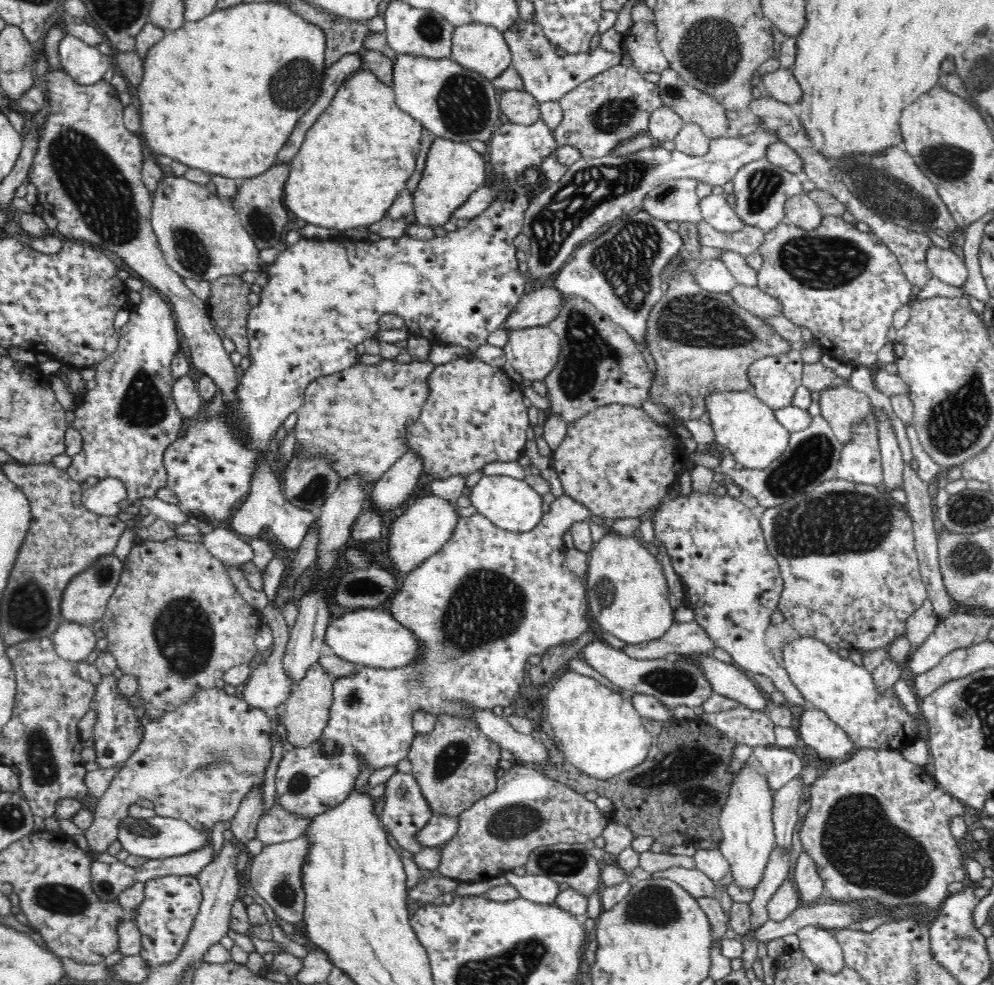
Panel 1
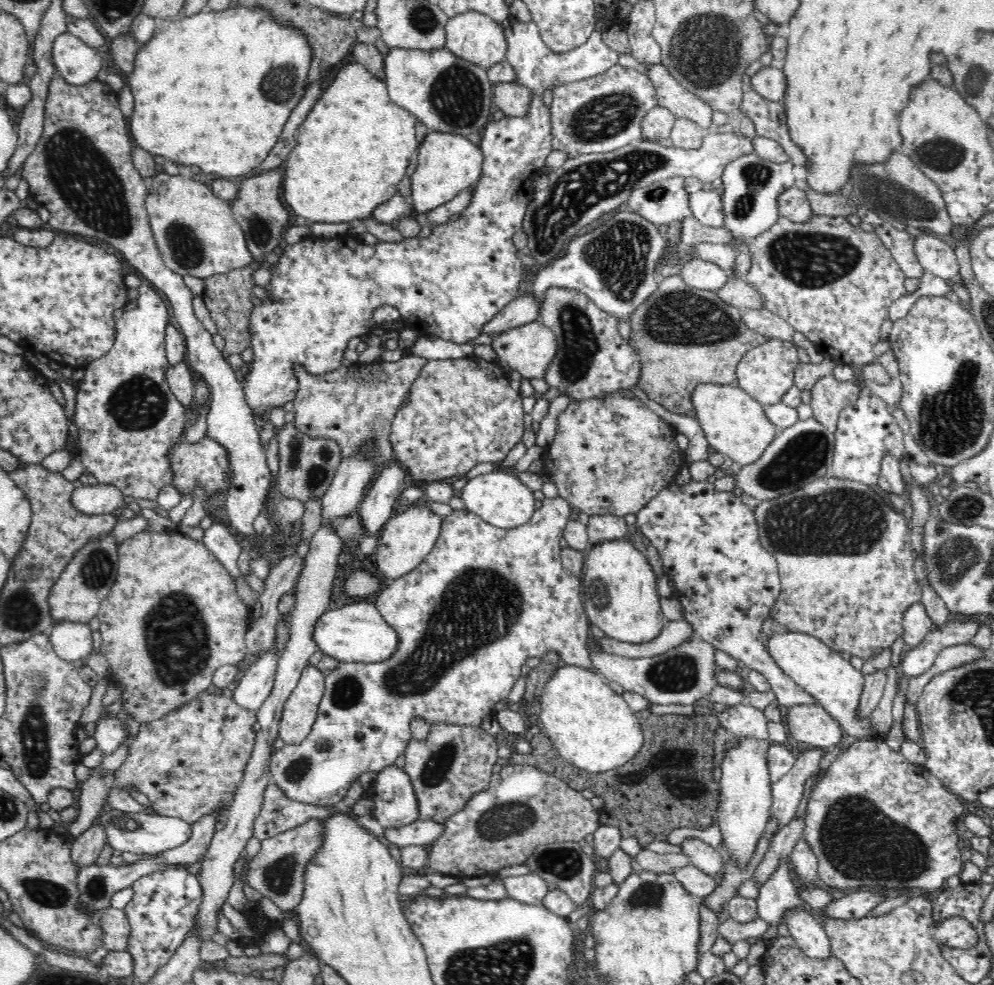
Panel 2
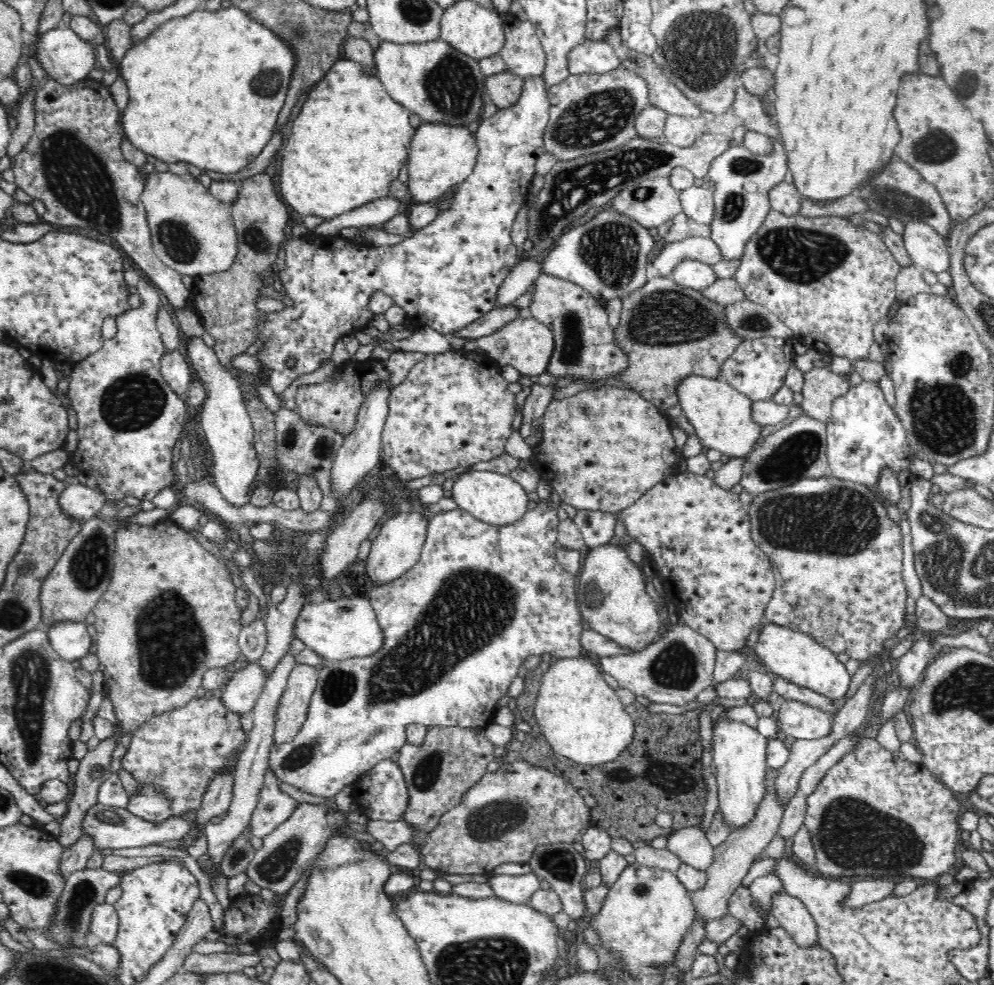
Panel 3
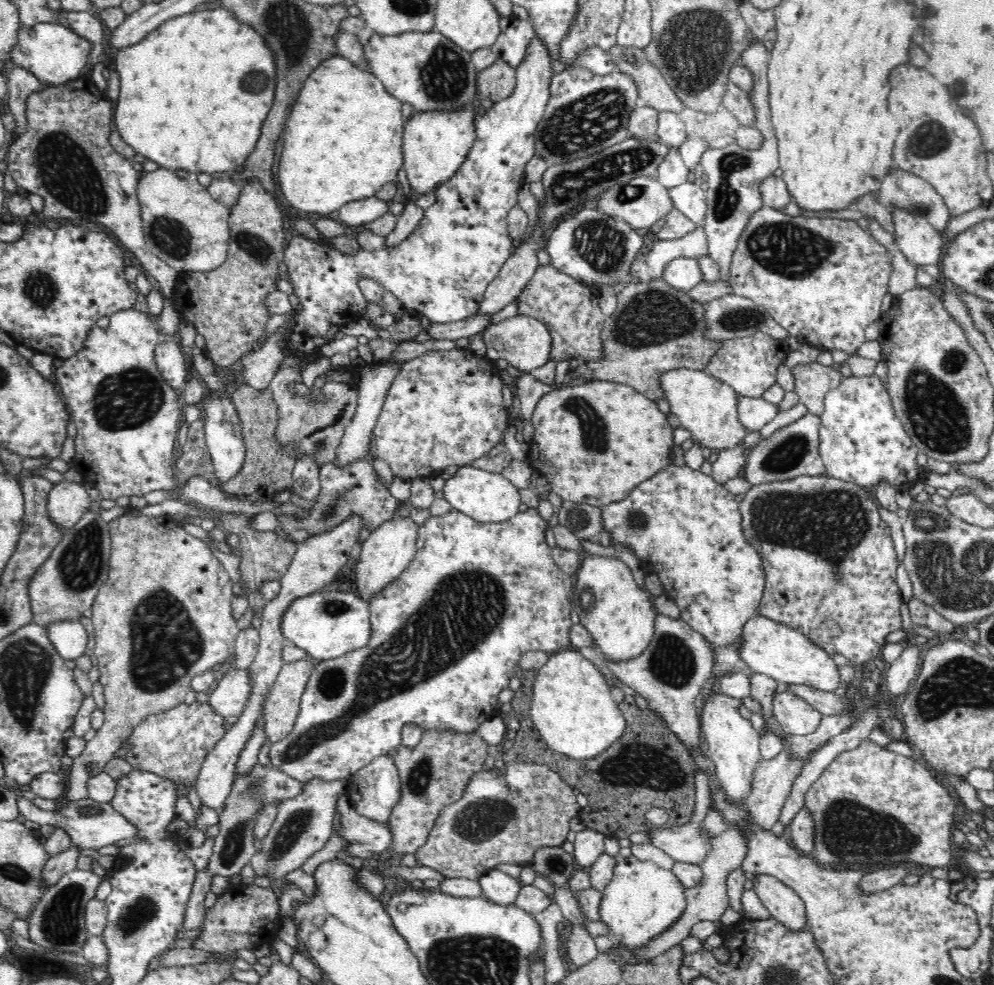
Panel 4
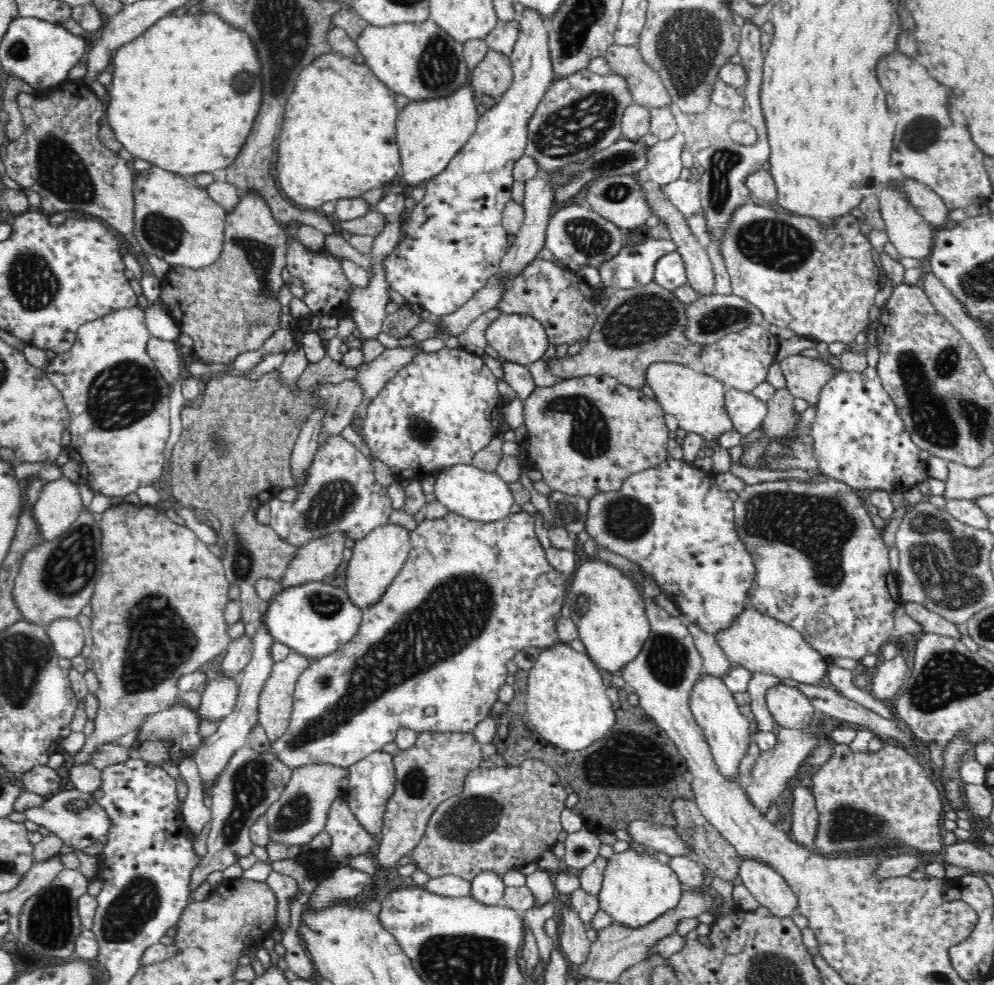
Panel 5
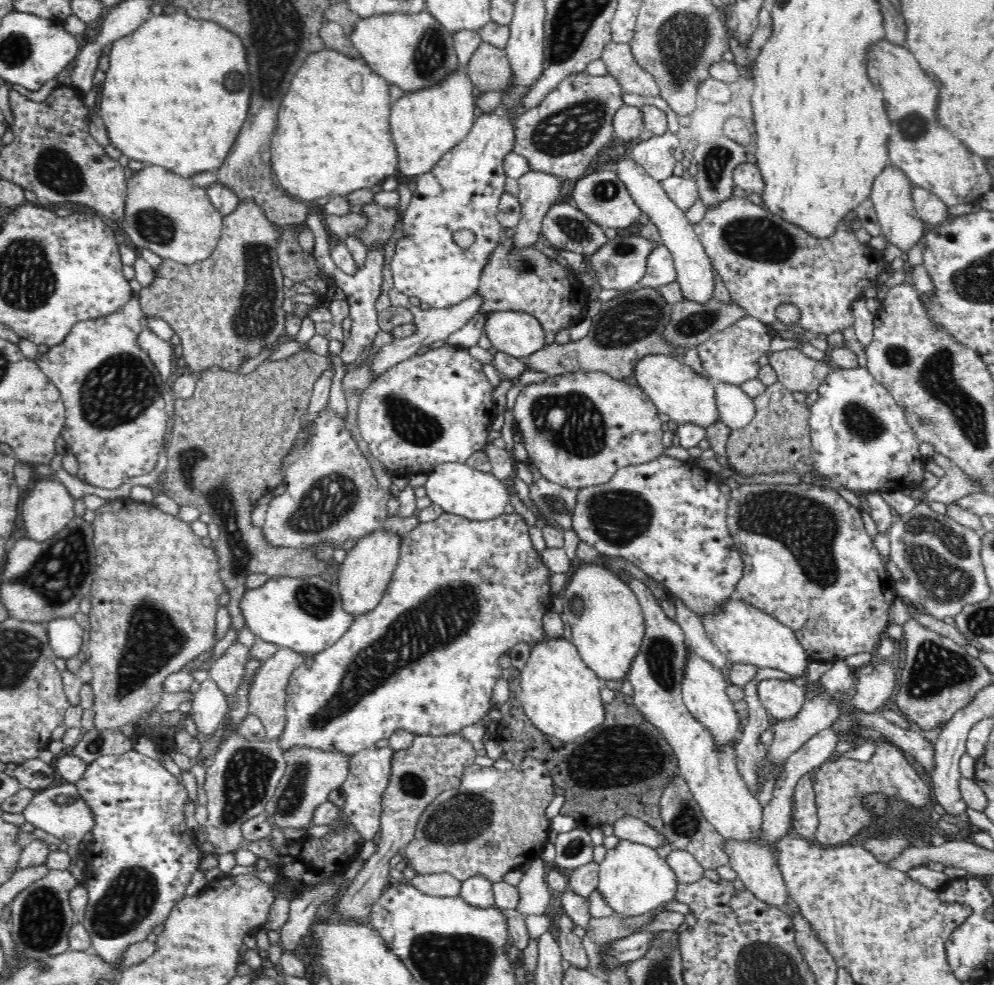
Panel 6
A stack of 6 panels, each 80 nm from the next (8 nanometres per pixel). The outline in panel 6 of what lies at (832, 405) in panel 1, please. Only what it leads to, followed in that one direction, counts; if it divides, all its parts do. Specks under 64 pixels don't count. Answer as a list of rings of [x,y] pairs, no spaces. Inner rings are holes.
[[[800,349],[777,352],[768,350],[766,356],[779,382],[792,393],[814,392],[833,368],[827,360],[817,361],[808,358]]]

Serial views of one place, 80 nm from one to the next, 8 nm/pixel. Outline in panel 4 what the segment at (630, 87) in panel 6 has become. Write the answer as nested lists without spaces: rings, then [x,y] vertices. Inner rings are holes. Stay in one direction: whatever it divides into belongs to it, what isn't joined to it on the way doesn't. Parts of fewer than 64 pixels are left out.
[[[614,46],[610,49],[616,70],[632,76],[638,86],[638,102],[659,112],[680,112],[684,105],[677,100],[661,71],[646,58],[644,49]]]

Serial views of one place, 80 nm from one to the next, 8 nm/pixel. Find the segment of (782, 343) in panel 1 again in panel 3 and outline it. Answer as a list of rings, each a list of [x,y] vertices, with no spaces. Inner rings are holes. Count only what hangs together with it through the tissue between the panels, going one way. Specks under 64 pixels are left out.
[[[664,276],[647,279],[638,291],[625,296],[619,327],[612,330],[612,334],[616,345],[624,351],[624,357],[628,357],[628,366],[614,377],[629,384],[667,414],[673,413],[676,407],[678,379],[688,374],[721,379],[722,362],[745,340],[726,325],[724,305]]]

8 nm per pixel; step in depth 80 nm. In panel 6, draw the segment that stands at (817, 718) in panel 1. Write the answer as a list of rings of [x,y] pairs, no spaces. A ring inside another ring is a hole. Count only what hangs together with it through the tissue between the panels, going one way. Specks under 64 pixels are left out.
[[[764,679],[757,686],[757,697],[760,699],[764,708],[769,712],[770,716],[775,720],[784,720],[784,718],[794,718],[802,704],[806,702],[808,695],[806,688],[797,686],[792,680]]]

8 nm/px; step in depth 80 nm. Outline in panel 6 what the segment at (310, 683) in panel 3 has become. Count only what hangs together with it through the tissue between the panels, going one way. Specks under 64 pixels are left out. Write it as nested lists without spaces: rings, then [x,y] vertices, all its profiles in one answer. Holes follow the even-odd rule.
[[[278,647],[275,655],[262,660],[255,668],[253,675],[245,686],[245,702],[247,702],[248,710],[260,719],[260,722],[264,725],[267,738],[278,740],[285,729],[285,688],[288,686],[288,678],[292,674],[292,670],[296,670],[296,667],[300,666],[300,664],[300,653],[286,647]]]

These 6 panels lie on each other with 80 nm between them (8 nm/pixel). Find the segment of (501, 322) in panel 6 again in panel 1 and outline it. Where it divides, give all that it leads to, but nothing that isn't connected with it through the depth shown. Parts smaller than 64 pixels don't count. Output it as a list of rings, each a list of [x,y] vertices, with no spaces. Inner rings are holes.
[[[530,326],[511,331],[509,341],[502,349],[508,362],[510,362],[510,366],[524,379],[544,381],[544,378],[556,366],[558,356],[560,356],[560,339],[549,326]]]

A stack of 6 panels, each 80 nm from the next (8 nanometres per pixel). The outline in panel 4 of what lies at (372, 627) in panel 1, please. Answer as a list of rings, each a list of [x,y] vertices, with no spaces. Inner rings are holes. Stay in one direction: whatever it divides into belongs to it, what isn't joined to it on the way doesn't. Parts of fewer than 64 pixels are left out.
[[[320,592],[306,598],[294,597],[279,616],[280,633],[286,642],[292,643],[305,650],[313,661],[336,658],[338,655],[348,654],[348,651],[366,645],[370,638],[370,622],[368,620],[368,601],[362,601],[351,592]]]

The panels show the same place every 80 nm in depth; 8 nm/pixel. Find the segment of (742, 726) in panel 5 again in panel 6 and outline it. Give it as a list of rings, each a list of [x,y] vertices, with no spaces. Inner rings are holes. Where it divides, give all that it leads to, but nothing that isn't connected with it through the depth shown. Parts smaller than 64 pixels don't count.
[[[690,652],[688,666],[682,666],[682,696],[687,709],[691,711],[695,718],[698,718],[704,728],[707,728],[714,737],[716,743],[725,743],[731,739],[736,742],[736,730],[740,730],[740,721],[734,703],[726,695],[726,677],[722,671],[709,662],[704,662],[700,656]]]

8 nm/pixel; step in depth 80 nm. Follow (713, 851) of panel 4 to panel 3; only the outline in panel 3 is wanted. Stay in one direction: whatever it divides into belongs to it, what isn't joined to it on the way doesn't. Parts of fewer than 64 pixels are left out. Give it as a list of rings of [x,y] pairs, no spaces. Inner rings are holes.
[[[766,766],[766,770],[766,792],[764,792],[762,802],[756,808],[754,818],[750,818],[748,824],[744,824],[742,828],[732,830],[726,841],[714,848],[714,862],[710,862],[706,868],[705,873],[708,875],[708,880],[706,880],[704,888],[700,888],[696,892],[689,892],[694,909],[696,909],[696,914],[694,914],[696,921],[698,917],[704,917],[708,921],[718,920],[728,914],[727,906],[730,897],[736,892],[736,888],[740,886],[744,876],[748,874],[748,868],[752,866],[752,862],[756,862],[756,858],[762,856],[762,852],[766,850],[770,840],[779,831],[784,808],[777,796],[774,780],[781,770],[769,768],[769,766]]]

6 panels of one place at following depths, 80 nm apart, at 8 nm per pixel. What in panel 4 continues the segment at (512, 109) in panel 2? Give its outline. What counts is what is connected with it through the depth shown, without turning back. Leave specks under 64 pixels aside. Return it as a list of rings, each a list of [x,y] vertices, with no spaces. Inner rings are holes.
[[[498,60],[494,65],[478,71],[477,92],[494,103],[508,99],[516,87],[516,69]]]

